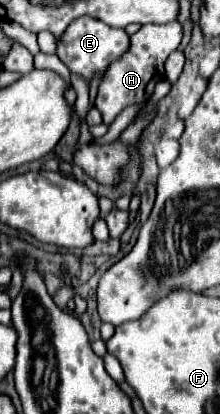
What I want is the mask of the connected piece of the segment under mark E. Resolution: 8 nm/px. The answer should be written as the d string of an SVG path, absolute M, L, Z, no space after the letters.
M81 16L75 22L71 22L67 26L67 30L57 38L57 52L55 54L73 74L77 74L79 78L83 78L91 84L91 80L95 76L99 76L99 78L105 76L107 68L129 50L129 44L131 44L131 40L125 30L111 28L91 16Z

